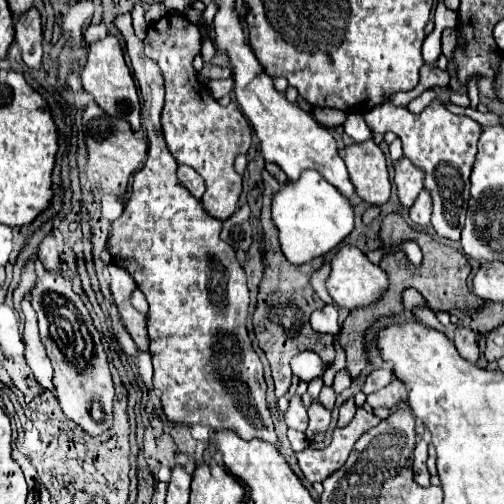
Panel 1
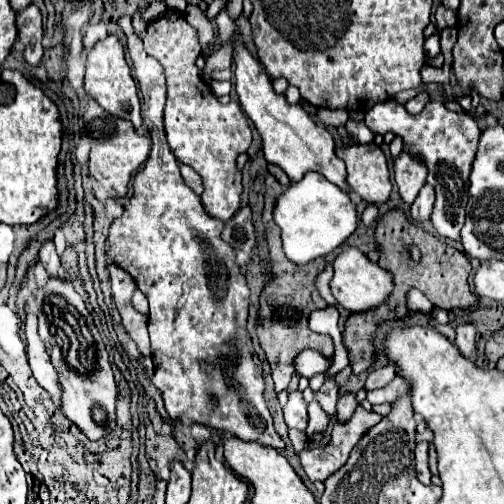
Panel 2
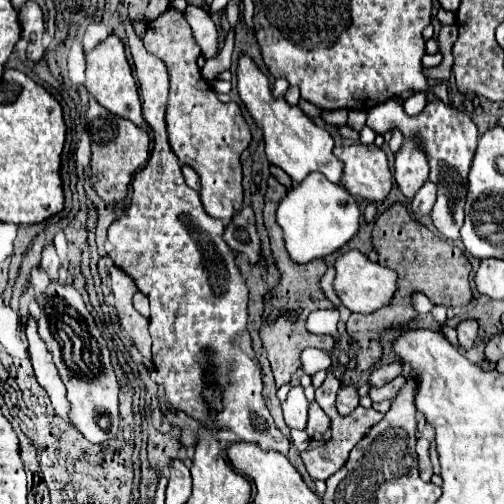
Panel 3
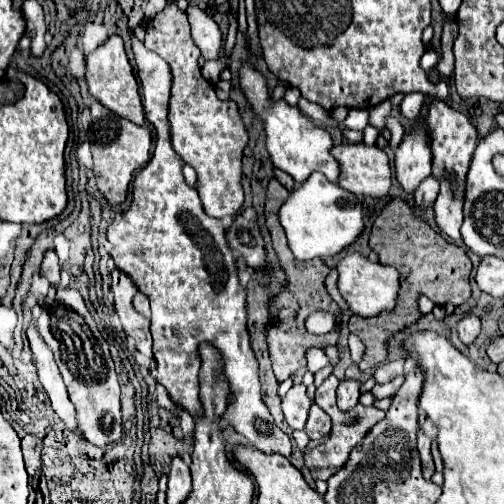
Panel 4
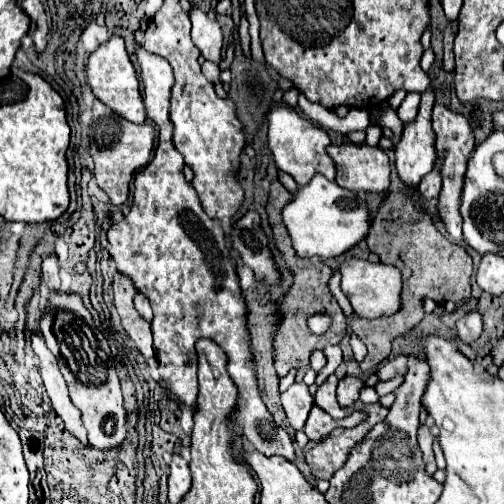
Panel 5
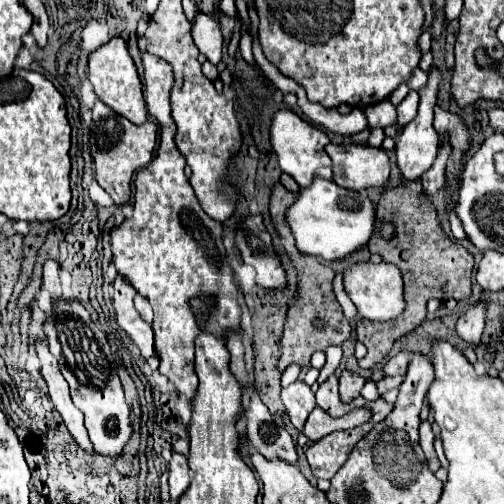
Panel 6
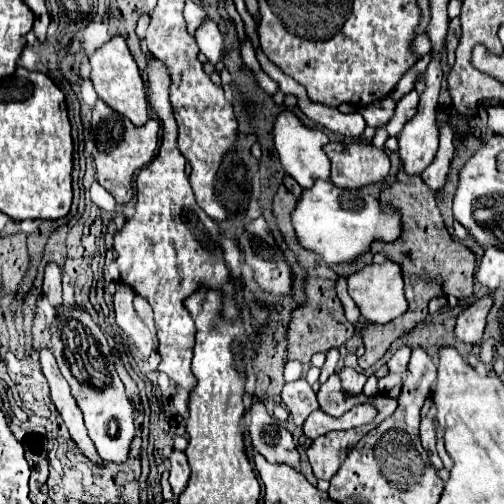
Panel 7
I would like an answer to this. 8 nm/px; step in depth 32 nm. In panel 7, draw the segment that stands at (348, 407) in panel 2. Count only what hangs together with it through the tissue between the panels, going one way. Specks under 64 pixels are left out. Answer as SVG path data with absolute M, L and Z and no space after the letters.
M346 366L340 370L340 378L342 378L342 386L346 390L350 390L350 394L360 394L362 392L362 386L368 380L366 374L360 374L360 372L356 372L352 368L346 368Z

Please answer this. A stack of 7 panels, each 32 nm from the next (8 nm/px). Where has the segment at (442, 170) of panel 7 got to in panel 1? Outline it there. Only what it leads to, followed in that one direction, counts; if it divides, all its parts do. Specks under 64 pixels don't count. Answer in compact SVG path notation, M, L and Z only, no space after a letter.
M422 188L422 192L418 194L416 202L410 208L410 218L418 228L424 228L426 224L430 224L430 214L432 214L432 196L428 196L428 190Z

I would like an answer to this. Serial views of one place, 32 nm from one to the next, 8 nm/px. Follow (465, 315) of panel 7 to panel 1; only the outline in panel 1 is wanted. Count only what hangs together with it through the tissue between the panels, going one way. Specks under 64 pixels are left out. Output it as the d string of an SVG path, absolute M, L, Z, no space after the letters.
M458 326L454 330L454 346L458 348L458 352L470 360L476 362L478 360L478 344L476 344L476 334L472 328L468 326Z

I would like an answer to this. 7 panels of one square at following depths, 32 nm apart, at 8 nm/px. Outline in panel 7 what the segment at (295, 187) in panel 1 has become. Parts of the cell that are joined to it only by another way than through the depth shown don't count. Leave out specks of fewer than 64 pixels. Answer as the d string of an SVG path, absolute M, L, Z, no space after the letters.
M316 180L310 190L304 190L302 198L292 212L292 224L300 244L320 254L328 264L354 262L362 254L370 252L374 242L396 242L402 224L400 214L392 206L380 206L380 200L366 190L336 188L330 180Z

